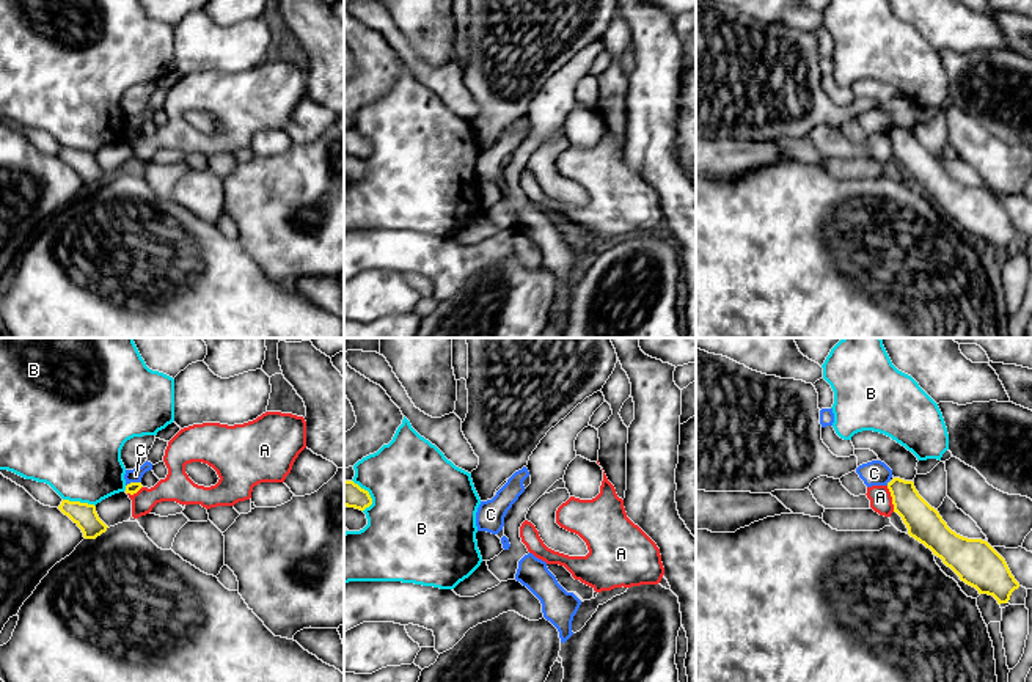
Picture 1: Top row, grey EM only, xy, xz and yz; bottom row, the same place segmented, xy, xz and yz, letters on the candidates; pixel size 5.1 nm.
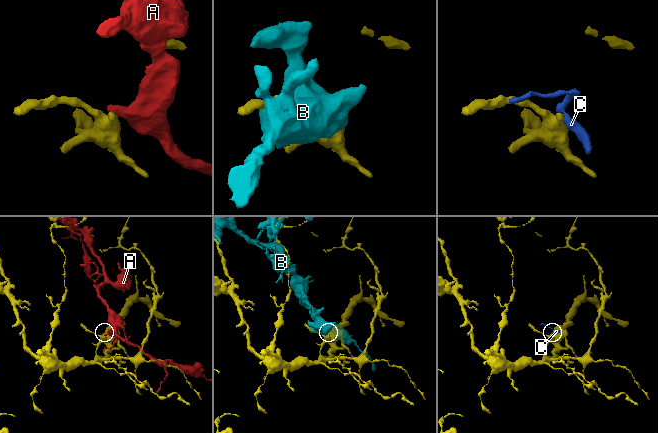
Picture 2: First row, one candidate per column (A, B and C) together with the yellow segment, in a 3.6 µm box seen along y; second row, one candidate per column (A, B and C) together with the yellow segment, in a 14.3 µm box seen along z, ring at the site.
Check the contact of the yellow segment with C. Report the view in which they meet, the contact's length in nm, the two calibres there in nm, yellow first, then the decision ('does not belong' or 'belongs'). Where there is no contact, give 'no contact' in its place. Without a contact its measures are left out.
xy | 80 nm | 60/70 nm | does not belong

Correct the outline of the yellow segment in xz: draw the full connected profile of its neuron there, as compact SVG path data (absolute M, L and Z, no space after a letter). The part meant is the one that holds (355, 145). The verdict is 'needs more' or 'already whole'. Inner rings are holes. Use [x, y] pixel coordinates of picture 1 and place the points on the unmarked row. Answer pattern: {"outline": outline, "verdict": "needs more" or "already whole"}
{"outline": "M344 129L344 154L364 159L372 152L372 146L368 138L361 137L353 129Z", "verdict": "already whole"}

